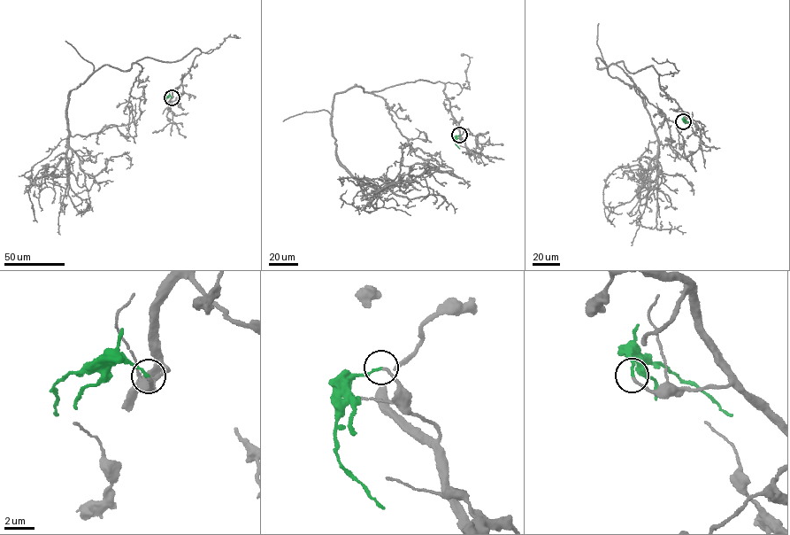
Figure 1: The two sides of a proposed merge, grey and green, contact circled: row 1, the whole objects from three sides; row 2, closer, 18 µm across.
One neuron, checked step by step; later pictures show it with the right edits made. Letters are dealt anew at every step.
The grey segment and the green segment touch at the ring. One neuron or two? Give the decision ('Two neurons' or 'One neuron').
One neuron

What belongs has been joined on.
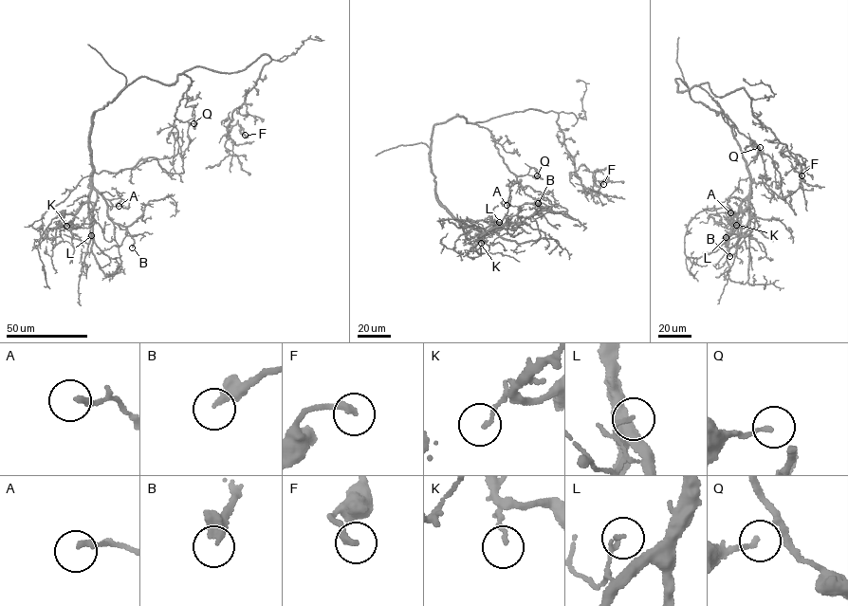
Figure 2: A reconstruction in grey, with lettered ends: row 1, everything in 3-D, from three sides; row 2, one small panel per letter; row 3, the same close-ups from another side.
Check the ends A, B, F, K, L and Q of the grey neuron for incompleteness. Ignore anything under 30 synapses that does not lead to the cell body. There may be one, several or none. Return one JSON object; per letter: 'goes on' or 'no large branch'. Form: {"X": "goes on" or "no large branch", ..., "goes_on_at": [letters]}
{"A": "no large branch", "B": "no large branch", "F": "no large branch", "K": "no large branch", "L": "no large branch", "Q": "no large branch", "goes_on_at": []}

